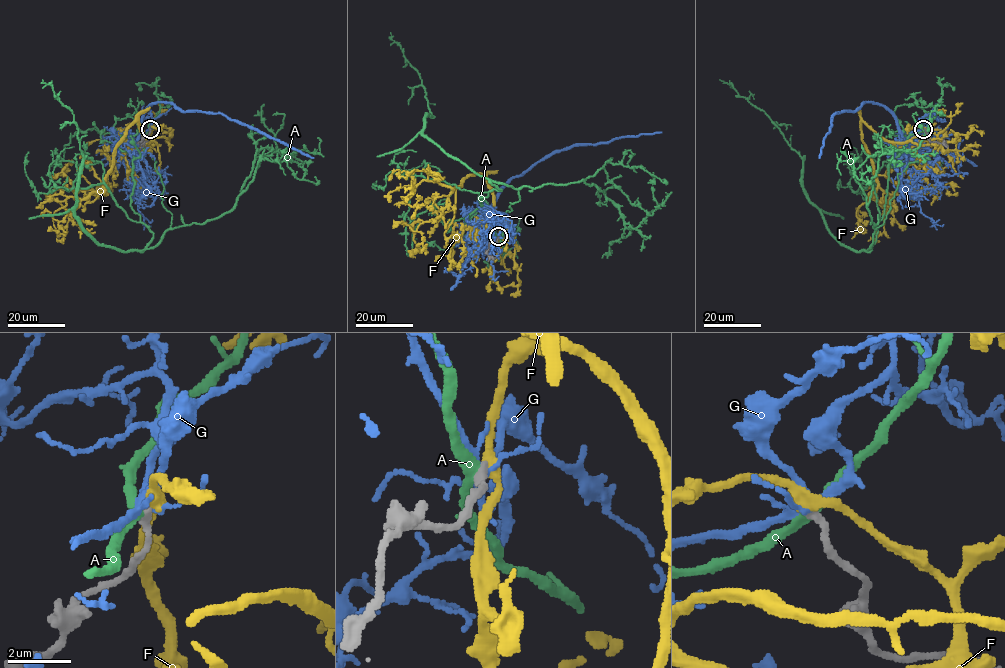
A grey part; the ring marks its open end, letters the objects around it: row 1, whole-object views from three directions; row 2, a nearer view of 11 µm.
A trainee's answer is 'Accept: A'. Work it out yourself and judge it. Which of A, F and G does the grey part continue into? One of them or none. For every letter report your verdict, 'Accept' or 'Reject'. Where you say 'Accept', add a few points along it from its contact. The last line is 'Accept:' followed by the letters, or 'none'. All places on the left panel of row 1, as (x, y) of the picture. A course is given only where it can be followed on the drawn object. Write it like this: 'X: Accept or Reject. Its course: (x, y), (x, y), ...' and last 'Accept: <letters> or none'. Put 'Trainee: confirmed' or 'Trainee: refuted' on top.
Trainee: refuted
A: Reject
F: Reject
G: Reject
Accept: none

